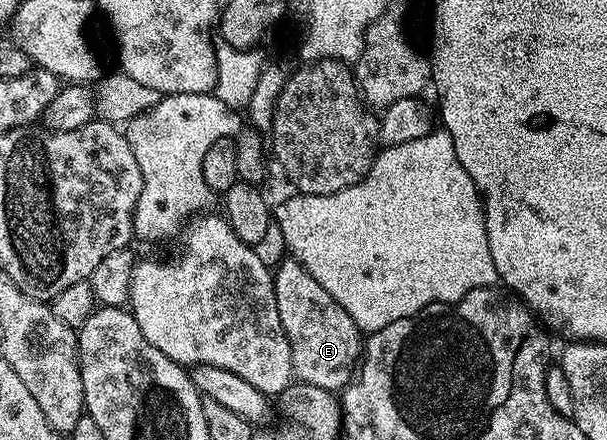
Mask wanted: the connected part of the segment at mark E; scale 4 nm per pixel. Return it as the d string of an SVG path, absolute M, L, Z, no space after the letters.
M290 256L284 257L285 260L278 267L274 267L275 276L275 295L277 296L277 313L281 316L281 328L285 328L285 336L289 340L291 349L291 369L294 377L300 382L325 388L332 392L342 391L343 387L350 384L351 379L363 357L363 348L365 345L364 331L353 324L353 316L309 276L309 272L304 266Z

